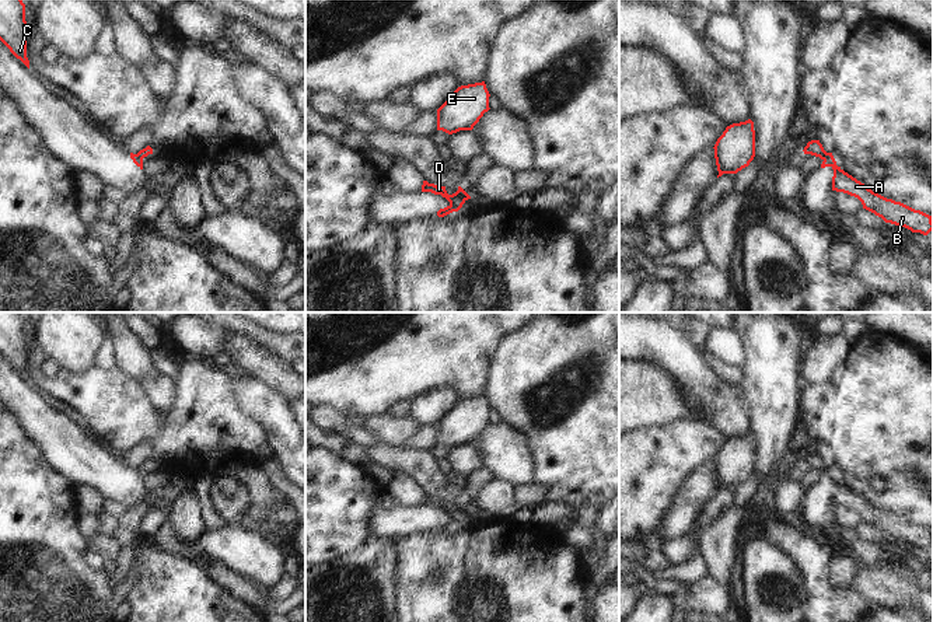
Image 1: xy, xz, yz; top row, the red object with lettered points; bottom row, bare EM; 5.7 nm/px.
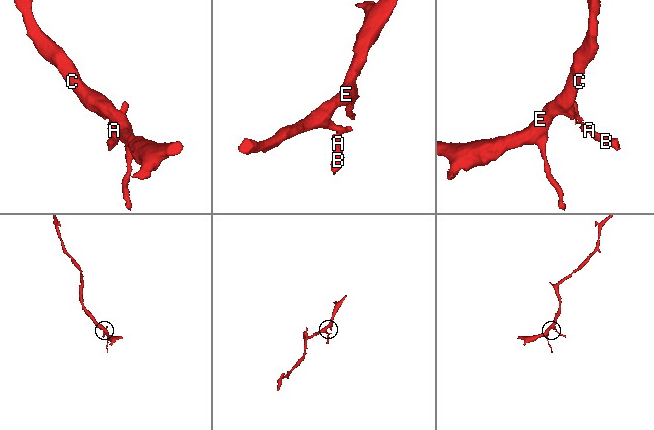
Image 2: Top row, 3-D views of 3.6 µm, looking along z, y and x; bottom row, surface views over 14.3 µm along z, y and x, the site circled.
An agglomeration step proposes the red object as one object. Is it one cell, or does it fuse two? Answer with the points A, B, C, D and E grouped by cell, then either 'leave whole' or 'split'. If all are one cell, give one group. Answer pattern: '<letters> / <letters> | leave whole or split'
A B / C D E | split

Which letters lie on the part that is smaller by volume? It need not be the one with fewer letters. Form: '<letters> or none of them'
A, B

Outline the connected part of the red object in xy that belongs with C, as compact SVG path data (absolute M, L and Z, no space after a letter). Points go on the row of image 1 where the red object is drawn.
M0 0L0 41L28 69L27 35L32 29L25 21L25 4L22 0Z

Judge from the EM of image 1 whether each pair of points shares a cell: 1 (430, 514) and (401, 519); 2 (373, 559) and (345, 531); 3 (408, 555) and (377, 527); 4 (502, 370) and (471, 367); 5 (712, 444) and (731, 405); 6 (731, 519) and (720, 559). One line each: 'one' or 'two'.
1: one
2: two
3: two
4: two
5: two
6: one

